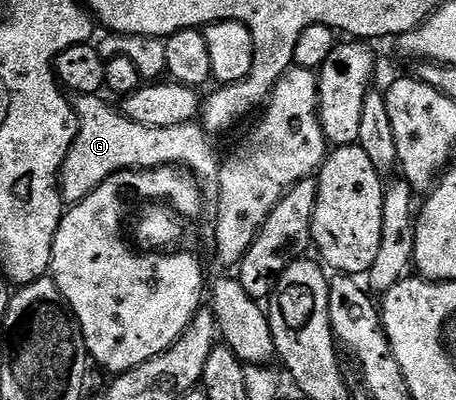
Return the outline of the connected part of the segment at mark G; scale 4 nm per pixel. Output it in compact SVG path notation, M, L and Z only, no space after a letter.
M79 95L74 98L79 130L73 147L69 147L63 171L59 174L59 191L63 195L64 206L81 203L81 199L97 191L97 187L115 173L162 169L164 165L182 167L194 173L204 198L211 203L218 202L221 157L215 154L211 146L212 138L202 124L186 121L183 125L173 127L145 127L141 123L133 123L133 119L101 98L99 95Z

